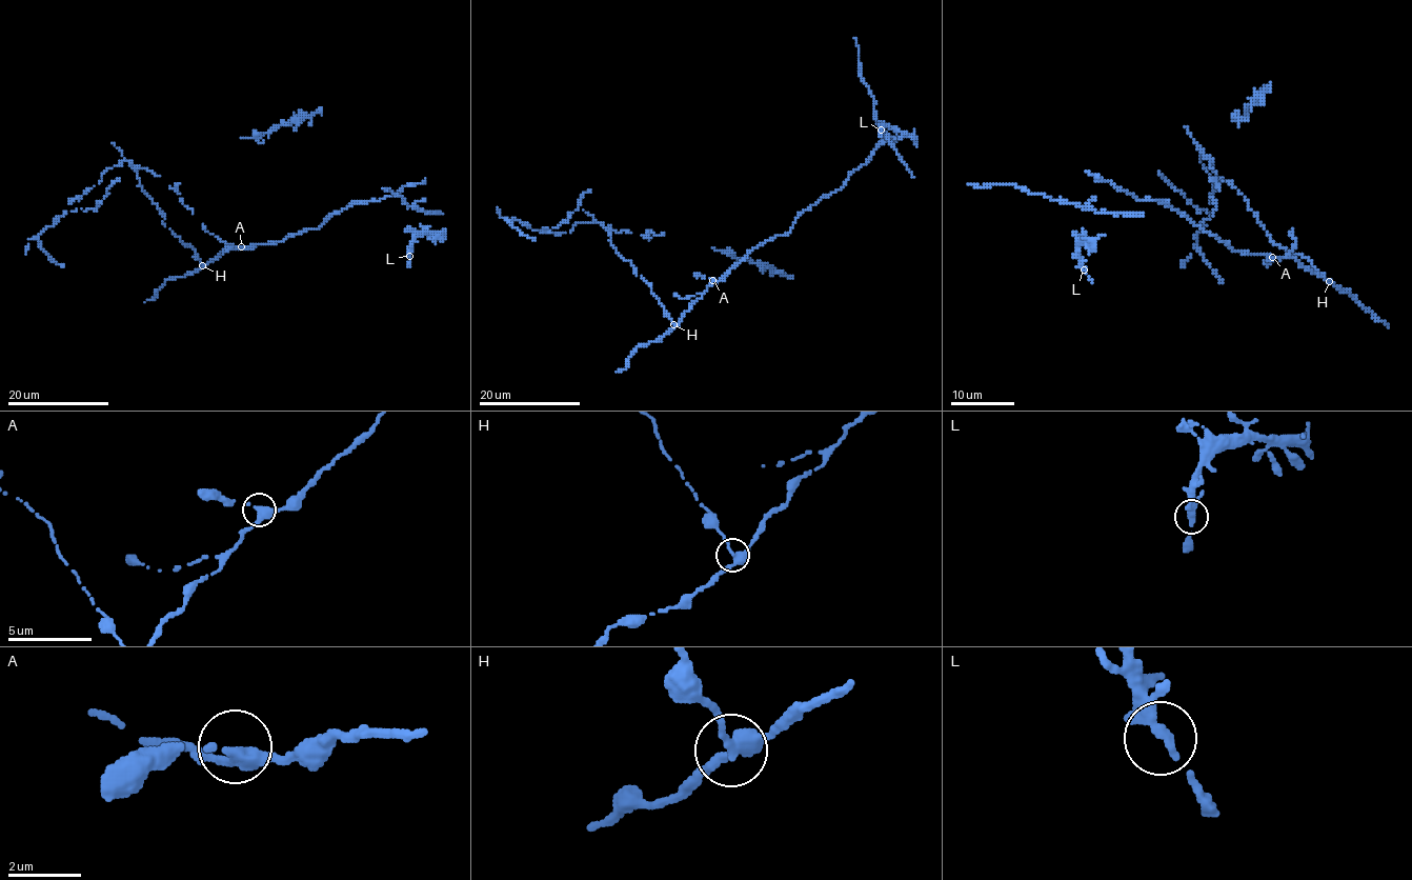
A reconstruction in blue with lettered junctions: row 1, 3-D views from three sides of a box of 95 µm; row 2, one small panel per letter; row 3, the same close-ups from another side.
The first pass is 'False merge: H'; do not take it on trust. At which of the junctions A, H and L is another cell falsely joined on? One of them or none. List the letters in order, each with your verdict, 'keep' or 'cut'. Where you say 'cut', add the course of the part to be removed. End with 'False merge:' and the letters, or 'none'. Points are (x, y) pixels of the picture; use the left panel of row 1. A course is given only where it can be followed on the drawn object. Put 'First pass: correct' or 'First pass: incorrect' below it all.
A: keep
H: cut; foreign part runs (202, 266), (165, 227), (126, 160), (43, 230), (41, 248), (64, 266)
L: keep
False merge: H
First pass: correct

